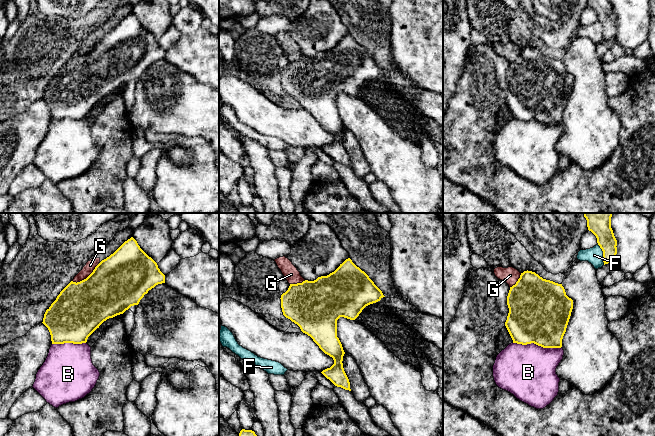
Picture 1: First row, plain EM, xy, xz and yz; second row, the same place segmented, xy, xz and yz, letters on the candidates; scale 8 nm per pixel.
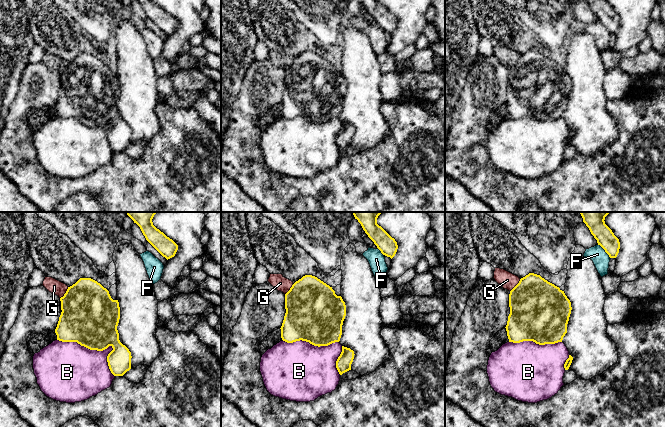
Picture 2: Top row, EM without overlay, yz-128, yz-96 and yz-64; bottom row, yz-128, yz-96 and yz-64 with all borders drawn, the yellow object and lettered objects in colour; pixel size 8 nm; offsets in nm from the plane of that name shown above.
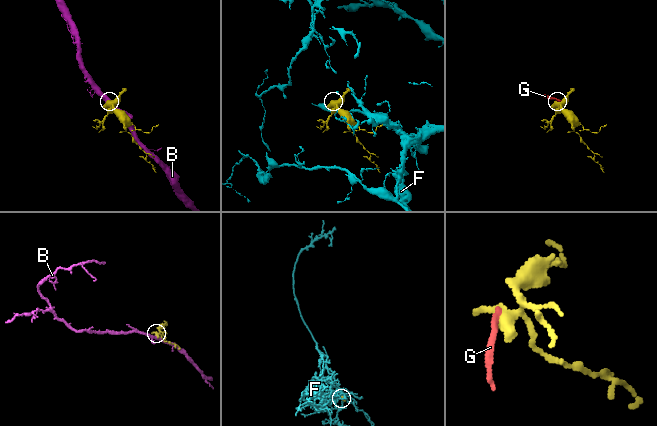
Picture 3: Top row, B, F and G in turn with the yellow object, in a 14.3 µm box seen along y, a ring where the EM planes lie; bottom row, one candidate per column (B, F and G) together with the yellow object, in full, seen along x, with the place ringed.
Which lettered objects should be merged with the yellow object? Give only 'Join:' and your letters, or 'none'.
Join: none

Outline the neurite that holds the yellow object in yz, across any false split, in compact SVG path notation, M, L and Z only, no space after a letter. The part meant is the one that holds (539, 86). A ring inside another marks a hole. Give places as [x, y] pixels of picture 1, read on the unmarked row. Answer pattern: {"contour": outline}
{"contour": "M524 47L507 72L509 89L505 102L513 119L534 119L543 124L561 124L562 115L573 85L573 76L566 71L562 60L543 55L532 47Z"}

